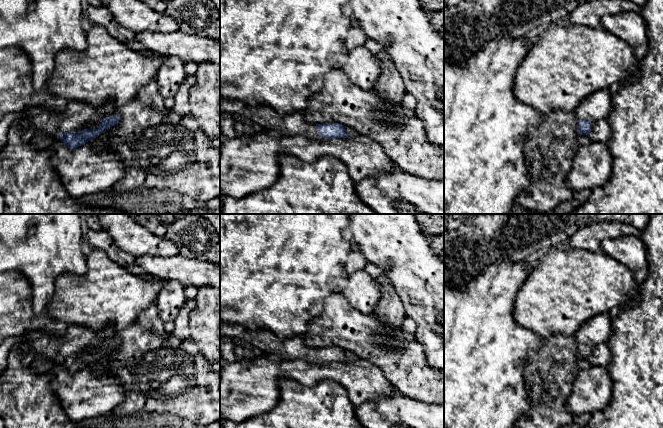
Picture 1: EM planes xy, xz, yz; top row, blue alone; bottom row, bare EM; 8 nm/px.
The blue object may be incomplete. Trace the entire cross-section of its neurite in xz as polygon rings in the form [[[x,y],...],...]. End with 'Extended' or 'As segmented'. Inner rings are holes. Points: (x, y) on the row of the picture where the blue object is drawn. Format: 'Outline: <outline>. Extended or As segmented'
Outline: [[[293,112],[285,117],[283,130],[288,135],[320,140],[331,138],[347,138],[346,126],[340,123],[311,124],[304,120],[302,112]]]. Extended

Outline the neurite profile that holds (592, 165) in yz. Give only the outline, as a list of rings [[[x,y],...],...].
[[[605,143],[580,145],[566,179],[566,186],[574,193],[603,187],[611,172],[612,156]]]

